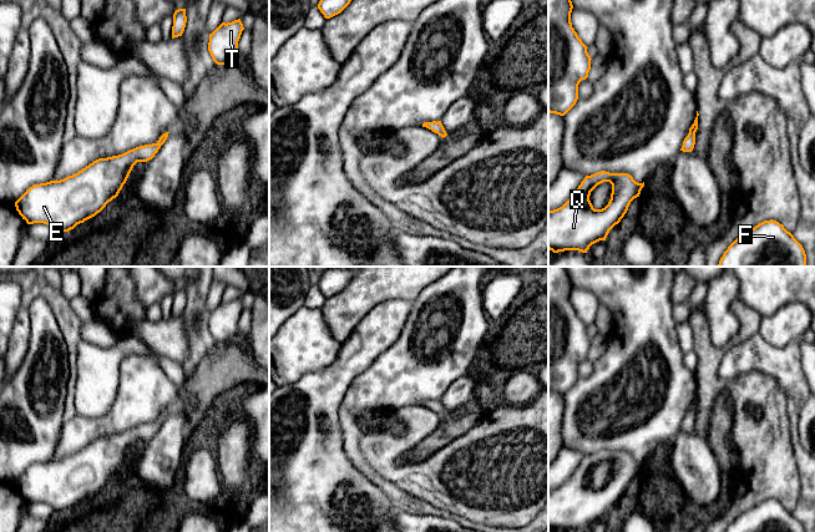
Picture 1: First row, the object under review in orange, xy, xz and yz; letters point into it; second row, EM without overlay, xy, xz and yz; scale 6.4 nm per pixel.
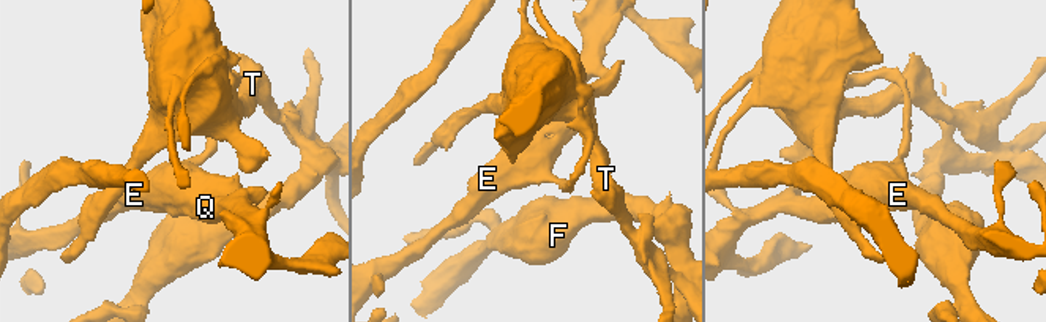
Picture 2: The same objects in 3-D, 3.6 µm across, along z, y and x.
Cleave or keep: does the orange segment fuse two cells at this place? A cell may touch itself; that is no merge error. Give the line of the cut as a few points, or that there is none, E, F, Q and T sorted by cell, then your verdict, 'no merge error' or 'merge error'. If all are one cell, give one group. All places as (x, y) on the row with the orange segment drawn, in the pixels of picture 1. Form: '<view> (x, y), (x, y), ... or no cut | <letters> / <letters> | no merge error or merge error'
yz (694, 131), (689, 133) | E F Q / T | merge error

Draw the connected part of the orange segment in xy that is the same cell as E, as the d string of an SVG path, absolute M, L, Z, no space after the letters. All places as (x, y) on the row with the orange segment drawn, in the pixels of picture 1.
M145 145L122 154L98 158L60 181L34 184L15 202L27 224L44 223L56 234L95 217L116 198L137 162L147 162L161 147Z

